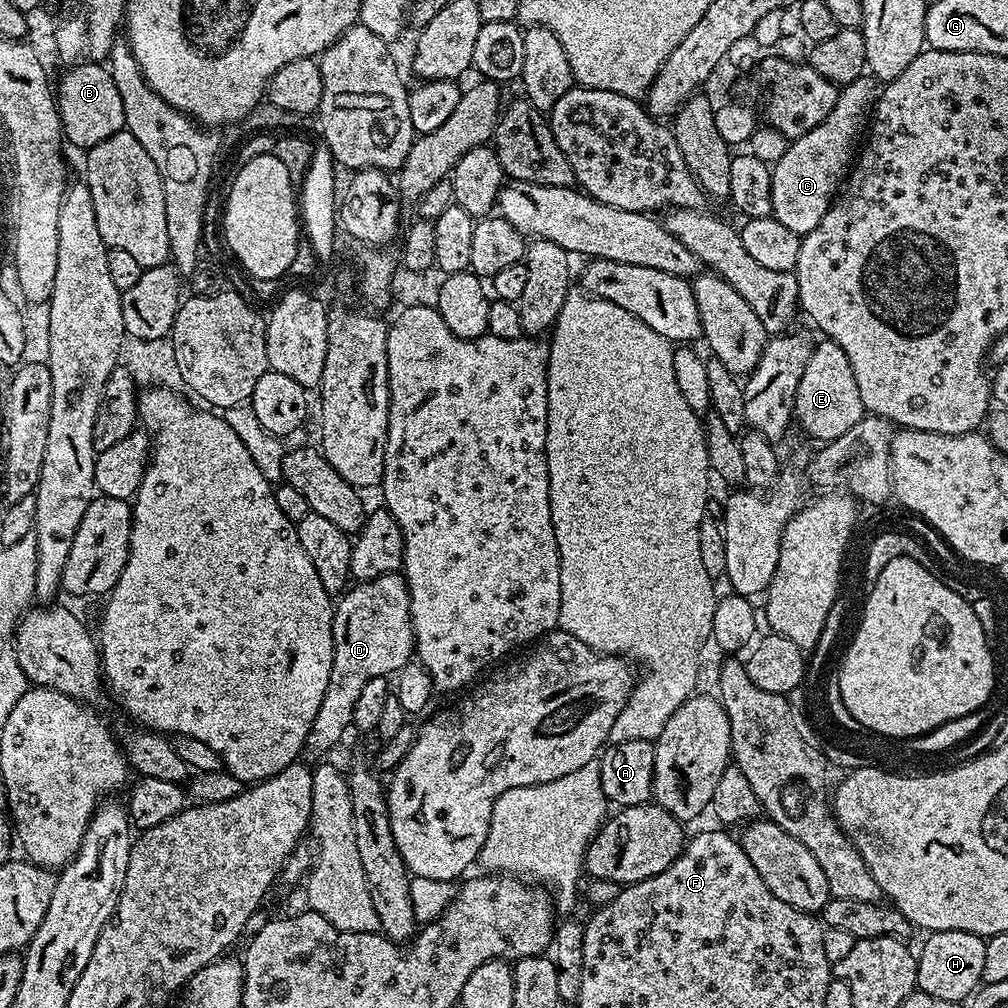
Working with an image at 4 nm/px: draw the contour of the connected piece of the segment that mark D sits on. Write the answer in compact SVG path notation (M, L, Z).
M391 572L385 576L379 576L373 580L362 580L353 583L335 601L334 611L332 613L332 633L334 634L334 666L330 666L330 682L326 682L326 694L322 694L322 706L318 706L318 714L314 718L314 726L310 726L310 734L308 735L307 751L312 752L328 752L340 739L344 736L344 731L349 731L352 722L352 711L354 710L354 702L358 702L358 694L362 690L362 686L366 686L366 682L370 682L370 678L378 678L379 676L391 677L400 671L402 666L406 666L413 659L416 651L416 639L412 633L412 619L410 618L410 594L408 593L408 584L405 582L403 575Z

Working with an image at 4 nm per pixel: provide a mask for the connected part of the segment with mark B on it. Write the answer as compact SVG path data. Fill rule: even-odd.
M76 62L67 69L68 72L60 80L60 88L55 89L56 108L60 112L62 136L69 145L81 150L98 146L98 142L106 142L115 132L125 131L122 98L118 94L118 86L114 86L114 78L108 73L107 67L100 62Z

